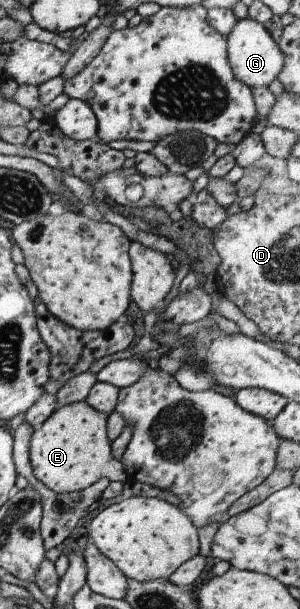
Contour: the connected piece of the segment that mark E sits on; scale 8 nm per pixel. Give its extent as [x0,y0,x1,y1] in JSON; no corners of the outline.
[29,400,127,494]

